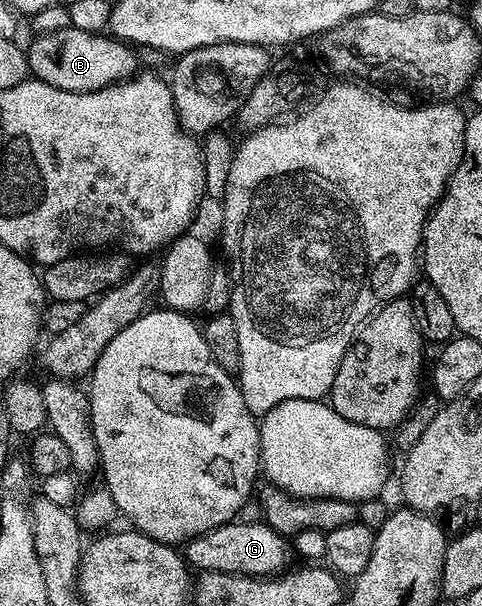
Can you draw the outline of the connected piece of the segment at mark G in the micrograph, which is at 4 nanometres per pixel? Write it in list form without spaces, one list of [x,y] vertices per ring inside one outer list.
[[[229,523],[198,535],[183,546],[182,556],[193,570],[205,573],[240,573],[244,577],[261,579],[279,574],[290,557],[290,545],[283,533],[274,531],[266,523],[236,525]]]

